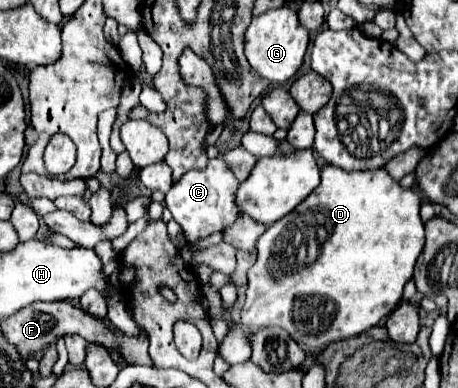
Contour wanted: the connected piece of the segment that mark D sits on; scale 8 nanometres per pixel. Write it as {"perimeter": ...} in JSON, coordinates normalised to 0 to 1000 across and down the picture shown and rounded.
{"perimeter":[[[707,423],[703,428],[703,469],[699,479],[677,500],[677,510],[668,510],[651,536],[642,536],[642,546],[624,552],[620,562],[611,562],[607,572],[598,572],[563,619],[563,670],[559,680],[546,691],[541,701],[541,753],[537,753],[537,784],[526,799],[522,830],[515,830],[493,871],[476,887],[476,918],[493,933],[493,938],[524,938],[546,928],[550,912],[550,892],[546,892],[546,861],[550,861],[548,830],[559,835],[559,845],[581,845],[581,840],[611,840],[620,851],[633,856],[633,866],[664,897],[664,902],[694,902],[707,897],[725,881],[738,876],[755,876],[769,866],[782,866],[799,851],[808,851],[812,840],[821,840],[838,814],[847,814],[873,778],[878,768],[878,747],[882,732],[900,716],[900,696],[904,680],[913,670],[913,660],[926,644],[926,572],[917,562],[917,526],[921,526],[921,505],[913,500],[913,490],[904,485],[878,485],[860,459],[852,459],[852,448],[834,433],[821,438],[799,438],[799,443],[755,443],[755,438],[738,438],[738,428],[721,428]]]}

